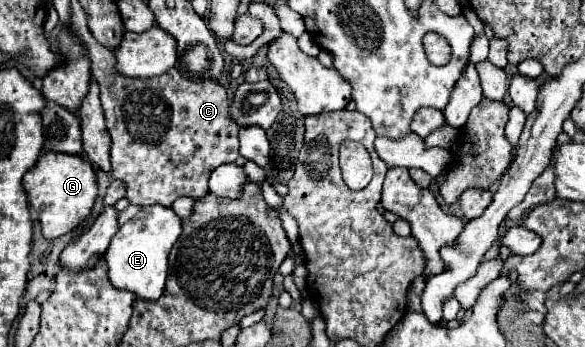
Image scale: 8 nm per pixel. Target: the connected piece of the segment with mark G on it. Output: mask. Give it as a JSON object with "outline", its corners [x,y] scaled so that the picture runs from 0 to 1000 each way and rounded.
{"outline":[[[79,435],[41,504],[41,545],[48,556],[51,591],[68,620],[75,683],[96,689],[130,660],[154,620],[168,568],[168,516],[157,470],[140,447]]]}

